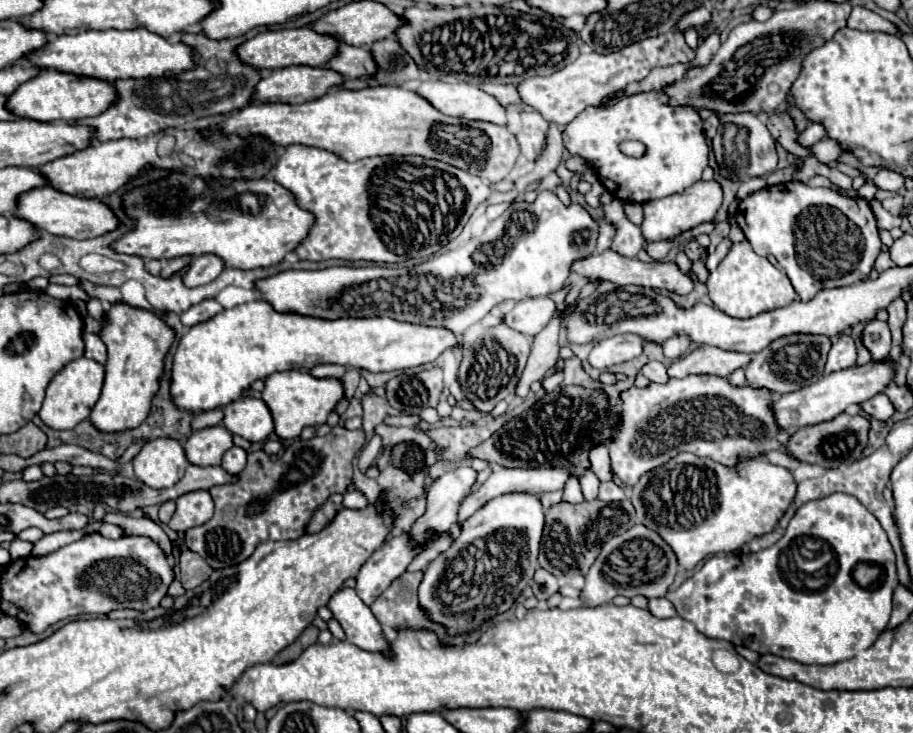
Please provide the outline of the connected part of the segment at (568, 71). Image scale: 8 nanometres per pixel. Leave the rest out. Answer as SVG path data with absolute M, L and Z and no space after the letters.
M668 32L656 38L646 38L612 54L598 54L591 46L583 44L580 47L580 56L574 62L556 70L550 76L524 78L522 82L516 84L516 90L520 94L520 100L532 106L536 112L540 112L548 122L566 126L584 108L596 106L602 98L624 90L634 80L644 80L652 68L674 66L678 62L688 64L694 60L694 56L696 52L688 48L680 32Z

